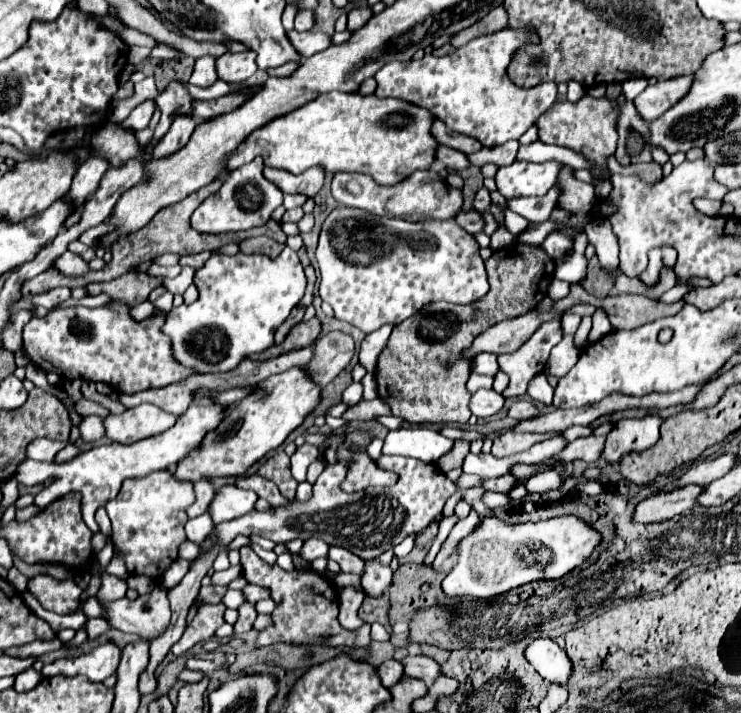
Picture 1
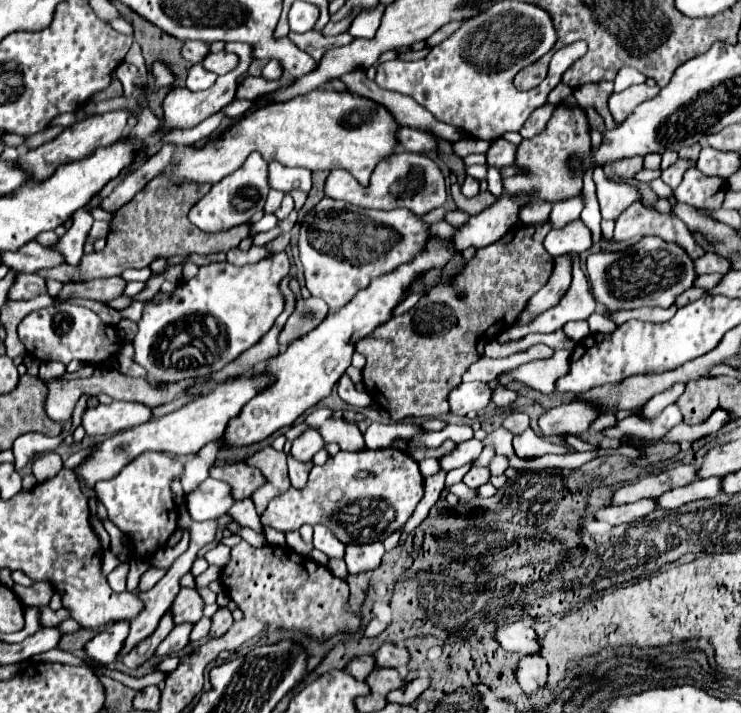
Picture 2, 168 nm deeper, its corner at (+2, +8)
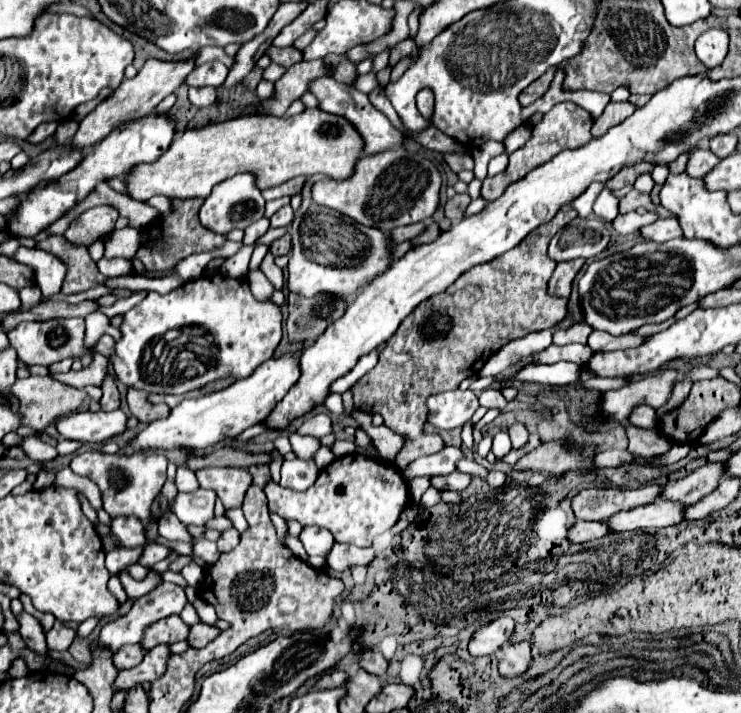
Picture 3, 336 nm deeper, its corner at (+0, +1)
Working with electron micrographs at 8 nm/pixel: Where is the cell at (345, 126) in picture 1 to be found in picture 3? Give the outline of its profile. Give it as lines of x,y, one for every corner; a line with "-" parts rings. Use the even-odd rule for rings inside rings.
306,108
304,112
292,118
278,118
278,116
238,116
226,122
208,124
202,128
192,128
172,140
170,148
152,164
138,164
130,176
126,176
128,192
134,200
148,200
156,194
166,198
206,198
216,184
222,180
238,174
238,172
254,172
258,176
258,188
278,186
286,180
296,176
314,176
322,174
332,180
346,180
354,174
354,164
362,158
362,140
350,122
342,120
342,116
330,116
330,112
322,112
320,108

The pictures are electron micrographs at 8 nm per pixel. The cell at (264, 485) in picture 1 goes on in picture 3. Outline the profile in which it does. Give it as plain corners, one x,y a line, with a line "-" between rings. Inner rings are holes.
204,468
196,470
202,488
216,490
224,508
240,508
246,490
250,488
250,472
244,468

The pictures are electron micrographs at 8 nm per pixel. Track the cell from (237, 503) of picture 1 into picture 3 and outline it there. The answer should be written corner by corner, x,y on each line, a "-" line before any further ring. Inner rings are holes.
196,490
190,494
178,494
172,510
180,522
188,526
204,526
208,520
214,518
214,490

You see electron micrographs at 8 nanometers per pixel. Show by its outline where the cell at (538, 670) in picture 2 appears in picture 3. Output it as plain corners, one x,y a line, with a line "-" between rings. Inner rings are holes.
514,642
502,648
500,658
500,676
502,678
518,678
522,676
532,664
532,648
530,642

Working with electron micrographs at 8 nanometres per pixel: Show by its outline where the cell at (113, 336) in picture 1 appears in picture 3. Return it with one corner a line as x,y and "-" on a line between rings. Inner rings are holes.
62,318
62,320
46,320
46,322
22,322
14,330
8,332
10,346
18,352
18,358
30,364
44,364
50,366
54,362
60,362
64,358
80,360
84,354
88,354
88,348
84,346
86,338
86,324
84,318

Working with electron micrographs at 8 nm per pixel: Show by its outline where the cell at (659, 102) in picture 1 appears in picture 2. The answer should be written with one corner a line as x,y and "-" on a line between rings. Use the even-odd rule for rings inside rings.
646,83
642,85
632,85
622,93
612,93
608,99
608,109
614,117
616,123
624,121
624,117
628,117
628,113
632,113
632,109
648,99
652,99
656,93
660,91
660,87
648,87

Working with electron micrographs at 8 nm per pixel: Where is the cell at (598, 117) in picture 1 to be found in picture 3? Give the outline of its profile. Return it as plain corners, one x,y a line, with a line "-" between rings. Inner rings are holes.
524,124
524,128
518,128
514,130
506,140
504,140
504,146
506,146
506,154
512,154
514,150
522,148
528,140
530,140
530,132
532,132
532,126
530,124

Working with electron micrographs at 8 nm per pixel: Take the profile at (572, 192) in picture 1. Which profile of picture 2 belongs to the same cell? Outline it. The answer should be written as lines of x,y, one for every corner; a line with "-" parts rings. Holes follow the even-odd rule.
556,105
544,133
524,139
516,149
514,165
520,165
522,173
514,177
502,179
504,193
518,193
530,191
540,201
558,201
560,197
572,197
572,193
582,191
582,179
572,181
568,173
564,173
564,157
568,153
588,153
590,149
590,123
586,111
578,105

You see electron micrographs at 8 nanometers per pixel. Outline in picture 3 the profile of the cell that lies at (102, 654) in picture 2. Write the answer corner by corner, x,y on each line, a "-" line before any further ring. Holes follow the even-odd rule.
164,582
164,584
156,586
152,592
148,592
146,596
138,598
138,600
132,604
132,610
130,610
128,614
118,616
116,620
104,624
102,630
100,630
100,642
98,642
98,644
100,644
102,648
108,648
110,652
118,652
118,648
122,648
122,646
126,646
126,644
138,644
138,642
142,640
144,630
146,630
150,624
154,624
154,622
158,622
158,620
162,620
162,618
166,618
166,616
180,614
186,604
188,604
188,600
186,600
184,588
178,586
178,584

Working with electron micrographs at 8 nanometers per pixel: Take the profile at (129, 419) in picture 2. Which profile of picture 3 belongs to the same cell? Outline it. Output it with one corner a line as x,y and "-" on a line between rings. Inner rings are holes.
122,410
114,412
74,412
58,420
56,428
62,438
78,440
78,442
108,442
110,438
122,434
126,430
128,416

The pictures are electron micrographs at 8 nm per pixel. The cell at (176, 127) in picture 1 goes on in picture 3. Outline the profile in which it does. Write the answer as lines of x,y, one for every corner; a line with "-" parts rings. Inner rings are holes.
96,206
90,212
84,212
76,222
72,222
64,236
74,244
88,246
90,242
98,240
98,236
112,232
118,216
120,214
114,206

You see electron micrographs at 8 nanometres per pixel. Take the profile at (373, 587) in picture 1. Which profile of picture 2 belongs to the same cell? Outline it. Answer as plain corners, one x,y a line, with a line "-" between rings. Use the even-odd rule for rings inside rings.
380,541
364,543
364,545
348,545
344,553
344,561
348,573
362,573
368,569
376,569
384,555
384,545

